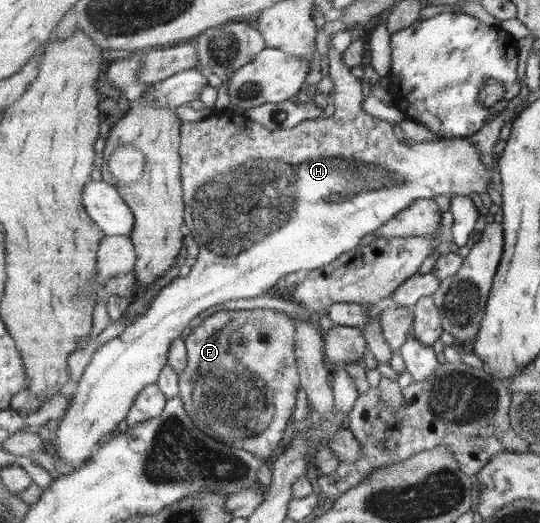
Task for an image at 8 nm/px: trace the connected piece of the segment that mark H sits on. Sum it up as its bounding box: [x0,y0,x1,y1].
[52,29,492,469]

